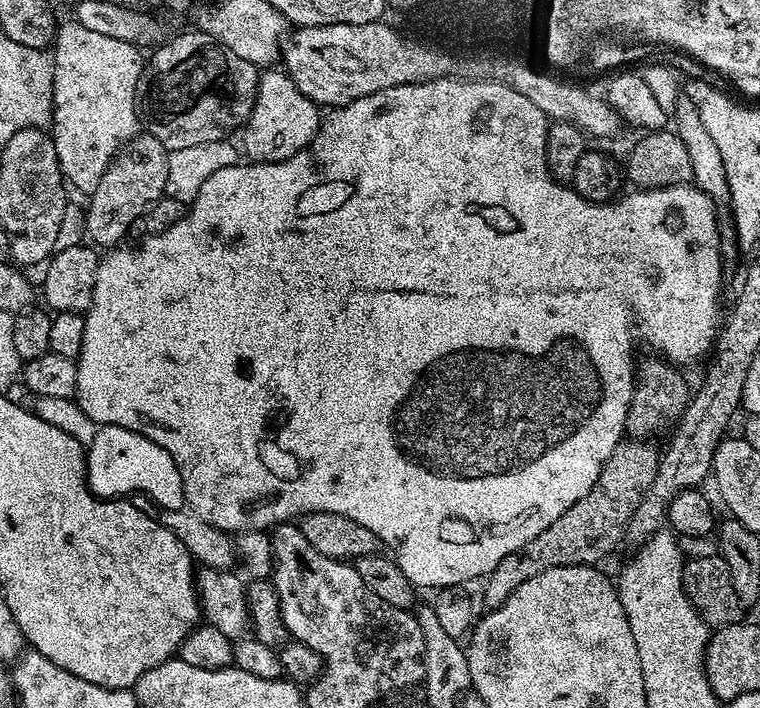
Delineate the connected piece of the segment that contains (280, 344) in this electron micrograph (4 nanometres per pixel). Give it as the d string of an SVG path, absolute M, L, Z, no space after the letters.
M427 80L421 84L378 90L378 94L358 98L341 108L329 111L323 117L316 137L309 142L308 147L282 162L237 162L222 170L214 170L214 174L210 174L210 178L202 182L202 190L198 190L184 217L174 222L174 226L159 234L145 235L145 240L133 252L124 248L125 246L116 246L99 257L100 265L94 278L92 304L88 311L83 313L82 350L76 365L76 396L80 408L86 410L89 418L98 426L117 424L126 430L140 432L158 446L164 447L173 456L178 470L181 471L185 486L185 505L195 516L210 522L210 526L222 529L225 534L271 530L278 524L287 524L312 512L342 514L346 518L354 518L354 522L366 526L366 530L374 530L381 545L394 557L402 574L406 574L406 578L410 578L410 582L416 585L417 589L456 588L464 586L462 584L467 580L479 581L487 577L488 573L494 570L494 566L498 566L498 562L506 558L506 554L514 554L514 550L526 546L530 538L538 538L538 534L542 534L542 530L546 530L550 522L562 518L562 514L566 514L566 510L570 510L570 506L574 506L578 498L585 496L594 486L594 482L598 482L602 466L606 466L610 454L614 454L616 447L625 439L632 386L636 382L636 369L634 359L632 360L632 339L636 336L636 324L640 324L645 338L650 343L664 344L663 355L676 366L692 364L704 355L707 357L713 351L722 328L720 287L724 284L725 261L722 259L720 228L716 225L717 201L692 184L632 190L629 196L621 195L602 204L582 198L567 183L553 180L548 173L546 138L549 123L548 116L542 114L542 110L538 110L538 106L534 106L530 98L525 98L523 94L518 94L518 90L496 80Z

